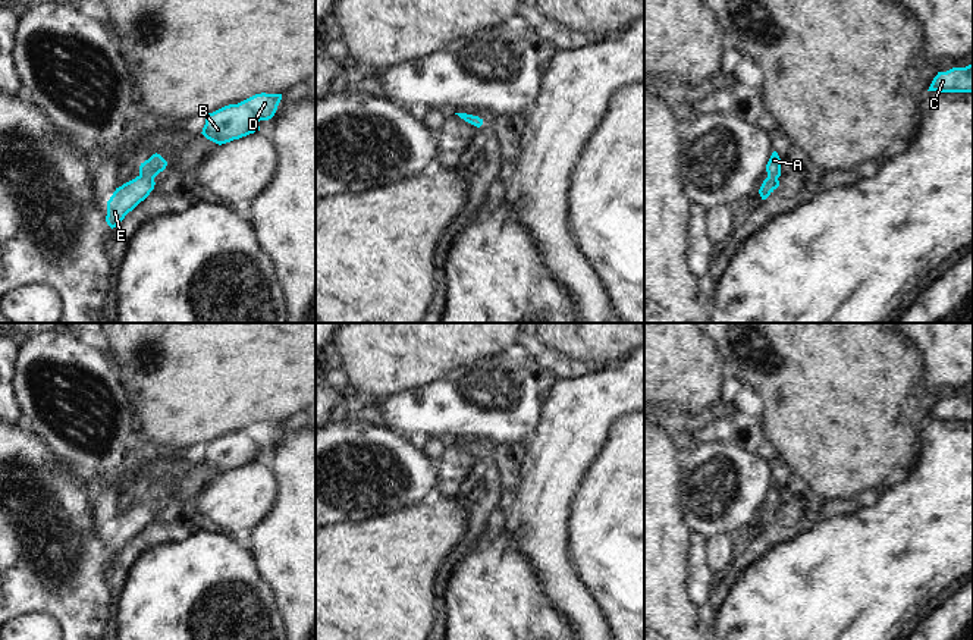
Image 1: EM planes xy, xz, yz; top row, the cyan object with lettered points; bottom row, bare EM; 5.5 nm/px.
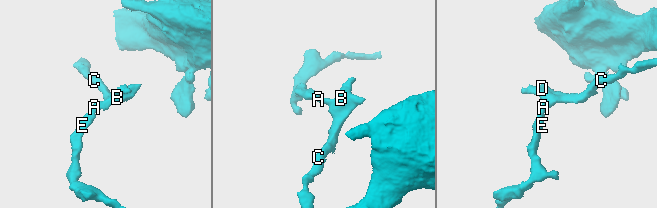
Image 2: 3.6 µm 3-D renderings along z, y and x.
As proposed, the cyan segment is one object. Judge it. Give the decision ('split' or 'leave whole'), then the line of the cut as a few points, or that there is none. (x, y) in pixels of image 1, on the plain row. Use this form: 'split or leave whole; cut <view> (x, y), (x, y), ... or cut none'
leave whole; cut none

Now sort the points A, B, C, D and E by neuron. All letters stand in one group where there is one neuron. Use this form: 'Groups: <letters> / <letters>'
Groups: A B C D E

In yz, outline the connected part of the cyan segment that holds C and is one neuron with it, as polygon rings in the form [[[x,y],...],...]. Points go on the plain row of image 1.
[[[973,393],[938,401],[928,420],[973,421]]]

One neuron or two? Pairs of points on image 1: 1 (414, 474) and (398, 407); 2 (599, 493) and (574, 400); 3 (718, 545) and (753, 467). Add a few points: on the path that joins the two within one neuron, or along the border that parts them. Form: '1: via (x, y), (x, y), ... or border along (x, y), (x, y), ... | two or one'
1: border along (382, 426), (398, 435) | two
2: border along (608, 432), (602, 449), (576, 493) | two
3: border along (730, 535), (715, 535), (708, 539) | two

